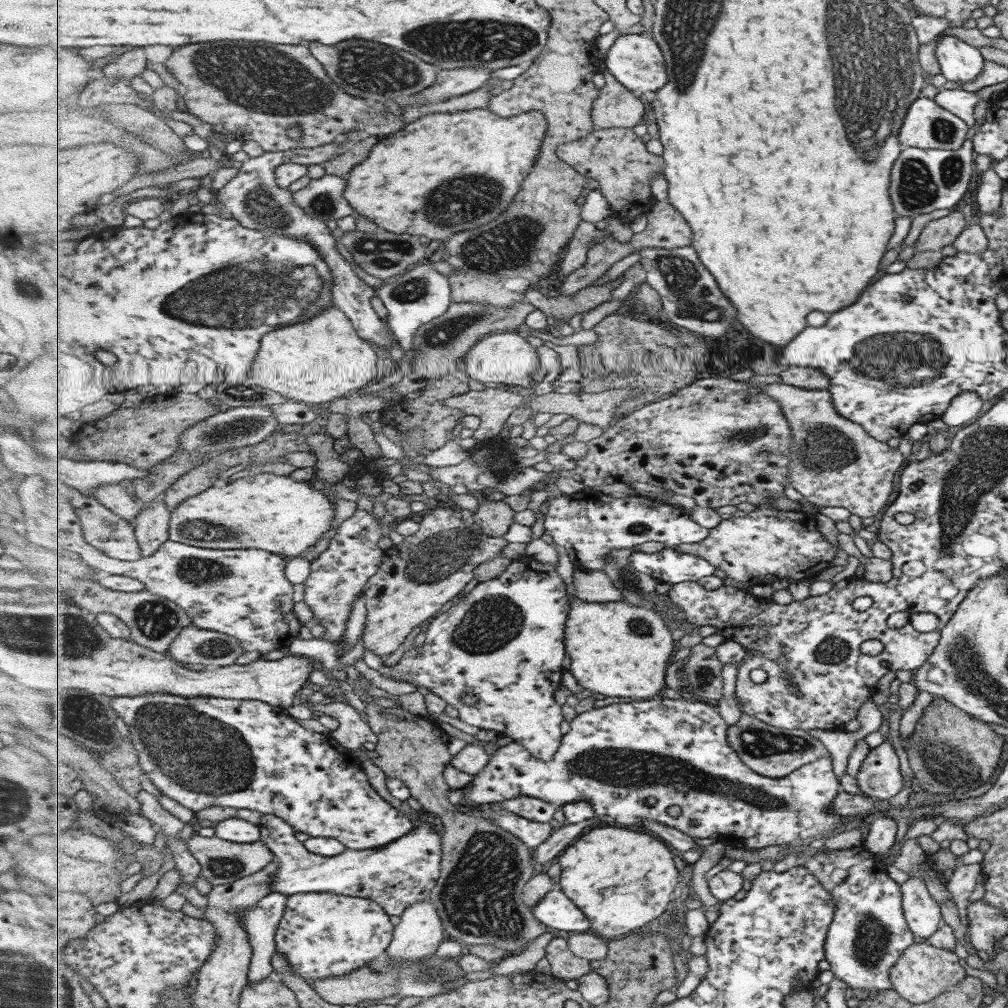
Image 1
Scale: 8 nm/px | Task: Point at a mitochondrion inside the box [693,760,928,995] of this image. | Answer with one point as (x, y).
(872, 939)

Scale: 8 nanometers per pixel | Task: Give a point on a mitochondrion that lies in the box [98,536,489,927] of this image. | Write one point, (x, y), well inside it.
(199, 753)

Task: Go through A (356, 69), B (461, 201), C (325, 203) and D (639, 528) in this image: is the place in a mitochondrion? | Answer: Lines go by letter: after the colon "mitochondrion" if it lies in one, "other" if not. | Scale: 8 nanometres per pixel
A: mitochondrion
B: mitochondrion
C: mitochondrion
D: mitochondrion

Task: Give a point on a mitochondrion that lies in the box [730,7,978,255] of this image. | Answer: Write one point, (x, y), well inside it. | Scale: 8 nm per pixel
(918, 183)

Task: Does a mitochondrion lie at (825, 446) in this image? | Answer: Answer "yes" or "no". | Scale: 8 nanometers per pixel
yes

